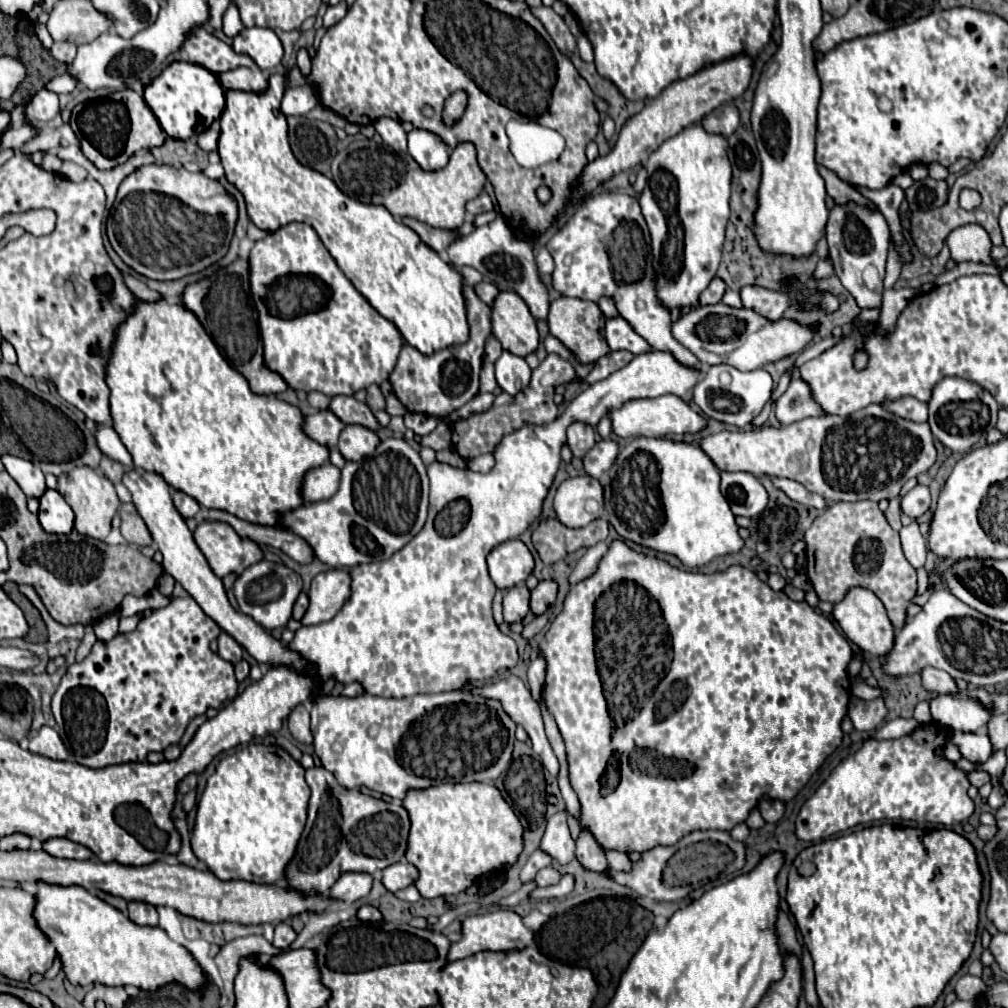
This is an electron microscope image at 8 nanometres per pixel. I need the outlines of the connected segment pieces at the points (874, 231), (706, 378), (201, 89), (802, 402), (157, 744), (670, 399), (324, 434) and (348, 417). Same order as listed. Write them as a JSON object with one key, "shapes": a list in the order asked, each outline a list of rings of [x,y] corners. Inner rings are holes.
{"shapes":[[[[833,207],[827,223],[829,255],[843,287],[855,297],[861,309],[881,309],[885,261],[889,253],[889,227],[879,211],[865,211],[863,207]]],[[[713,365],[701,377],[701,381],[695,385],[693,401],[707,417],[743,429],[745,425],[749,425],[753,421],[753,417],[757,417],[761,413],[765,403],[771,399],[771,393],[773,393],[773,379],[765,369],[753,369],[753,371],[745,373],[745,371],[739,371],[729,365]],[[723,373],[727,373],[731,377],[731,381],[725,385],[721,379]]],[[[175,61],[145,87],[145,103],[155,113],[159,125],[169,137],[185,141],[201,135],[221,115],[225,107],[225,89],[219,83],[217,75],[213,75],[205,67]]],[[[801,377],[791,379],[789,389],[777,399],[775,415],[781,425],[791,425],[805,417],[821,417],[825,415],[823,407],[813,399],[813,391],[809,383]]],[[[185,597],[171,599],[167,607],[155,609],[151,615],[143,617],[131,633],[119,633],[111,641],[97,641],[81,663],[73,663],[67,669],[51,703],[57,731],[71,759],[91,769],[145,761],[149,751],[163,751],[171,743],[179,743],[193,717],[203,715],[209,707],[221,709],[225,703],[233,701],[239,691],[233,665],[225,663],[209,647],[219,633],[221,629],[217,623],[203,613],[195,599]]],[[[661,395],[655,399],[631,399],[623,403],[619,409],[609,411],[609,419],[613,425],[613,433],[629,439],[629,437],[677,437],[681,433],[697,433],[705,427],[705,421],[699,417],[699,413],[685,403],[681,397],[675,395]]],[[[327,409],[327,411],[317,411],[313,415],[303,417],[303,431],[309,439],[325,445],[325,447],[335,447],[337,445],[337,435],[343,429],[343,423]],[[339,431],[339,433],[337,433]]],[[[337,395],[331,399],[331,407],[329,407],[343,423],[357,423],[357,425],[363,425],[371,431],[377,431],[381,425],[379,421],[375,419],[373,411],[369,409],[367,403],[361,403],[357,401],[355,397],[347,397],[347,395]]]]}

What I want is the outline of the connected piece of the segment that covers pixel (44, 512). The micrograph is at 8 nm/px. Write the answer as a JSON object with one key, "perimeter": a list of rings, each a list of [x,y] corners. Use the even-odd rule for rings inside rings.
{"perimeter":[[[47,489],[39,499],[39,523],[47,533],[69,533],[73,529],[73,511],[59,491]]]}

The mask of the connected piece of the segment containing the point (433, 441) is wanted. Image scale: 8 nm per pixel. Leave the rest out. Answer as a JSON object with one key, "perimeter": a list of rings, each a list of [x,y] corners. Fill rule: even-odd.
{"perimeter":[[[439,423],[433,433],[421,437],[421,445],[423,445],[423,447],[429,447],[429,449],[433,449],[433,451],[449,449],[449,447],[451,447],[451,429],[449,425]]]}

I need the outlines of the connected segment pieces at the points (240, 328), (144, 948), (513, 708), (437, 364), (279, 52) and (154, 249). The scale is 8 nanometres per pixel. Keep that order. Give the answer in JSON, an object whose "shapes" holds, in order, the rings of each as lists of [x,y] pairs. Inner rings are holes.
{"shapes":[[[[237,259],[229,267],[219,269],[215,275],[199,283],[187,285],[183,291],[183,301],[197,303],[197,299],[205,299],[207,325],[211,329],[211,337],[219,349],[229,353],[229,363],[233,365],[233,369],[237,369],[247,379],[253,393],[277,395],[287,389],[287,383],[277,373],[269,371],[263,363],[263,347],[261,347],[257,321],[255,321],[255,315],[251,313],[251,303],[249,305],[245,303],[243,293],[249,293],[249,267],[247,267],[247,261]],[[247,309],[249,309],[249,315],[247,315]],[[227,341],[229,341],[229,349],[227,349]]],[[[39,883],[35,915],[41,931],[45,931],[49,941],[57,947],[57,953],[63,961],[63,971],[73,985],[83,985],[83,987],[89,983],[101,983],[107,987],[133,985],[143,991],[157,991],[169,983],[179,983],[189,991],[201,991],[209,985],[199,961],[183,945],[169,939],[169,935],[161,927],[141,927],[133,923],[127,915],[123,915],[109,903],[101,901],[99,897],[91,895],[83,887],[77,885],[57,887]]],[[[509,675],[509,677],[497,679],[489,685],[483,685],[481,689],[475,689],[473,693],[479,693],[479,695],[491,697],[491,699],[499,699],[503,703],[503,709],[507,711],[507,715],[515,723],[521,723],[525,727],[525,731],[529,733],[533,751],[541,757],[543,767],[553,777],[557,777],[559,763],[557,763],[557,757],[549,745],[545,729],[543,729],[541,707],[537,701],[533,701],[527,685],[517,675]]],[[[465,287],[463,291],[465,291],[465,301],[469,303],[467,307],[469,327],[471,327],[469,341],[457,347],[441,349],[433,355],[421,355],[415,347],[403,345],[399,361],[393,373],[389,375],[389,381],[393,385],[397,399],[409,411],[423,413],[435,419],[445,419],[479,393],[479,371],[483,363],[483,345],[485,345],[485,339],[491,335],[491,311],[475,295],[471,287]]],[[[263,27],[243,29],[233,39],[233,51],[251,57],[255,65],[263,71],[275,69],[283,59],[283,47],[279,37],[271,29]]],[[[147,165],[147,167],[139,167],[133,175],[129,175],[121,183],[119,195],[125,195],[125,191],[127,193],[131,193],[131,191],[135,191],[135,193],[153,191],[153,193],[161,193],[161,195],[173,195],[181,203],[191,207],[193,211],[215,217],[211,227],[199,225],[199,233],[177,231],[173,237],[167,237],[163,233],[135,233],[133,237],[119,241],[123,245],[121,259],[131,269],[135,269],[139,275],[145,275],[145,277],[157,279],[157,281],[181,279],[185,275],[199,273],[199,271],[211,267],[213,263],[223,259],[225,253],[229,251],[229,243],[233,239],[235,225],[237,225],[237,201],[231,193],[227,193],[227,189],[219,181],[209,179],[203,173],[191,173],[187,169]]]]}

